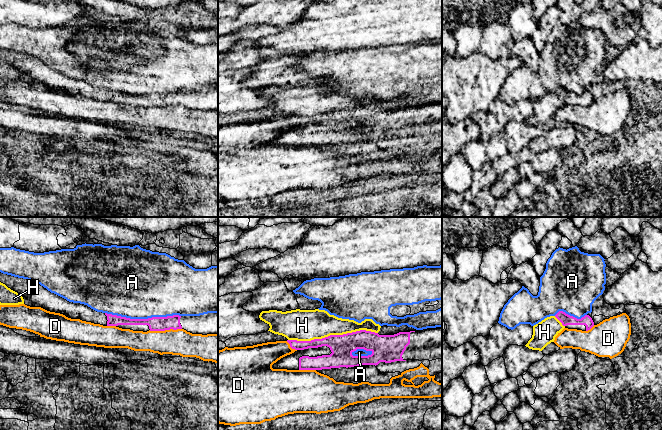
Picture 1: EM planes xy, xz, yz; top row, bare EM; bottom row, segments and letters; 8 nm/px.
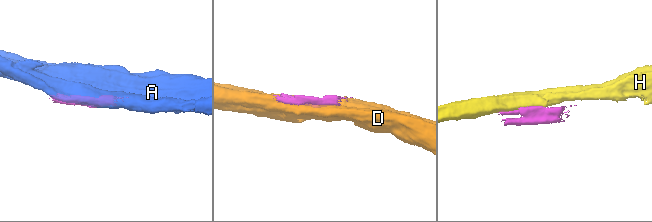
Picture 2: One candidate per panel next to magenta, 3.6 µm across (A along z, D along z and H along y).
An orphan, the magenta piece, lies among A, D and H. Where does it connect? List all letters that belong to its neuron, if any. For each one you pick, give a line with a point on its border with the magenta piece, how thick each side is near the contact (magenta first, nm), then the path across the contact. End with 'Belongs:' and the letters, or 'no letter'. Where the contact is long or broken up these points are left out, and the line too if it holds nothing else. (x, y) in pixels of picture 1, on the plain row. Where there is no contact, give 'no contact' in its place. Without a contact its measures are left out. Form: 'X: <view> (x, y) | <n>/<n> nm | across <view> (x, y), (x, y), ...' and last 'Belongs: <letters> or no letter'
Belongs: no letter

